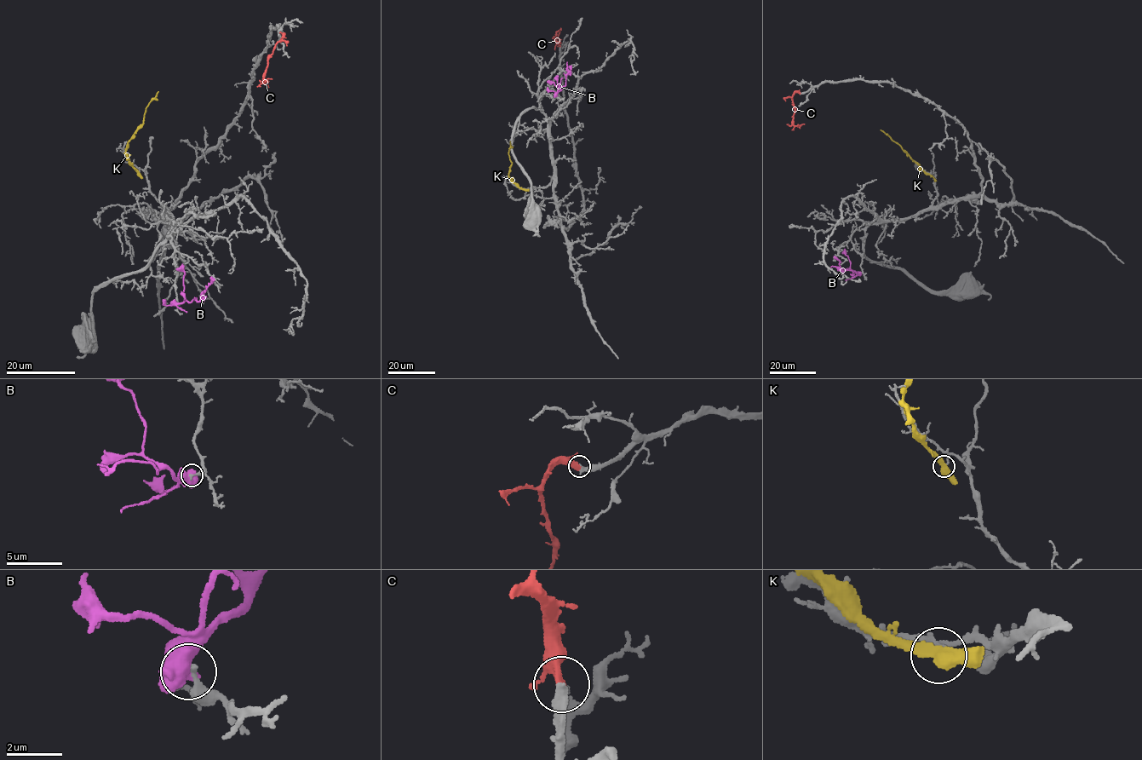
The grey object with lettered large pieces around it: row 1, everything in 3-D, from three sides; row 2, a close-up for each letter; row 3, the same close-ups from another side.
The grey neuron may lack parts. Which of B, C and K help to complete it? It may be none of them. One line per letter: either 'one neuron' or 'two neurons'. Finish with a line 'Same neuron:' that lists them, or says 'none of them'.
B: two neurons
C: one neuron
K: two neurons
Same neuron: C

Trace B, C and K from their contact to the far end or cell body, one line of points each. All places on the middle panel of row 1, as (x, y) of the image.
B: (556, 95), (565, 84), (570, 70), (569, 66)
C: (559, 46), (558, 39), (554, 41), (555, 37), (555, 49)
K: (525, 190), (510, 181), (508, 175), (512, 164), (508, 152), (510, 141)

